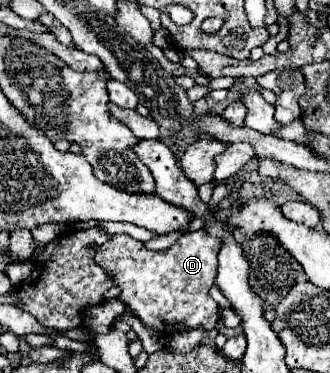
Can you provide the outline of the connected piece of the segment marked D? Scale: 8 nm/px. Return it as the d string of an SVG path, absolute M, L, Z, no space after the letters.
M206 230L186 234L186 238L180 238L166 252L152 252L128 234L114 234L106 246L98 248L94 262L104 270L114 272L114 284L122 288L120 300L136 312L146 328L168 334L196 326L216 328L220 308L210 298L208 290L218 272L220 248L222 242L212 238Z

